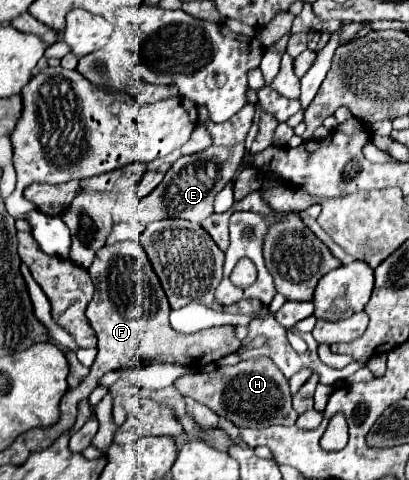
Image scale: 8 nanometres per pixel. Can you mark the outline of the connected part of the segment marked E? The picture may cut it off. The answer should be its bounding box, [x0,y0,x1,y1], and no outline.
[136,146,244,224]

